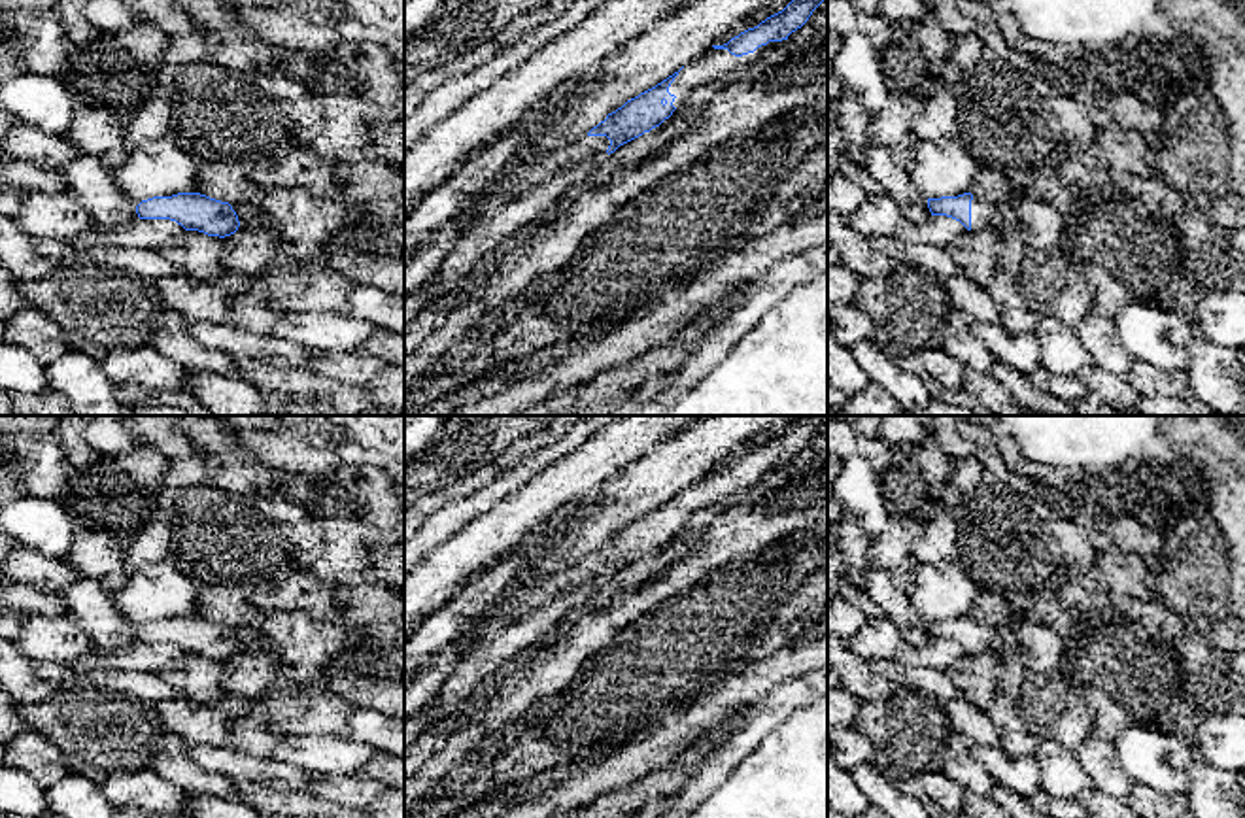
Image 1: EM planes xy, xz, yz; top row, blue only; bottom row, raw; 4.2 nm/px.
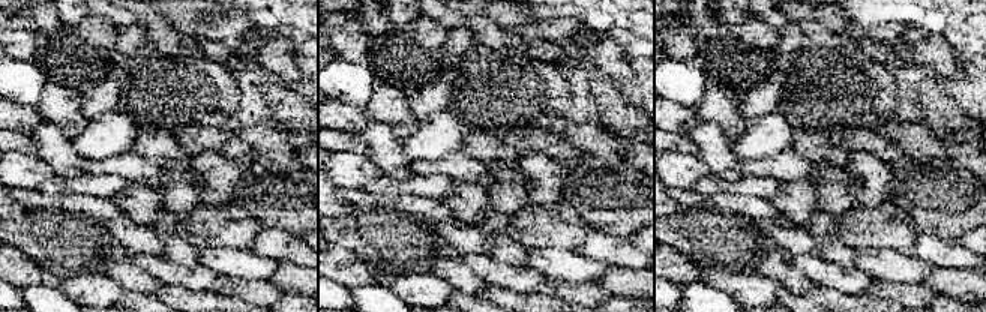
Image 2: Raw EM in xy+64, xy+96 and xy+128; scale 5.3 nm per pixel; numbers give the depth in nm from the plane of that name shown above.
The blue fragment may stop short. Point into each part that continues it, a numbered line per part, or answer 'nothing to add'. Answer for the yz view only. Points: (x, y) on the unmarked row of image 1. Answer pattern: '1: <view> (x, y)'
1: yz (985, 639)

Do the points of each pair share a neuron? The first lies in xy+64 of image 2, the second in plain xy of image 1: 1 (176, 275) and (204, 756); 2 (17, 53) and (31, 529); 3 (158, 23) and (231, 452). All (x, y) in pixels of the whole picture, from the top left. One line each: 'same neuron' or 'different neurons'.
1: same neuron
2: different neurons
3: same neuron

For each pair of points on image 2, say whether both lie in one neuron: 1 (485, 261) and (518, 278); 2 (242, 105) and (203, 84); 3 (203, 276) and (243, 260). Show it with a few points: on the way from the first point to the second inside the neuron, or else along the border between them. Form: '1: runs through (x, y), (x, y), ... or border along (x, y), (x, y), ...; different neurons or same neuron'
1: runs through (492, 269), (499, 275), (511, 276); same neuron
2: runs through (233, 98), (224, 95), (212, 84); same neuron
3: border along (198, 264), (212, 270), (221, 279); different neurons

